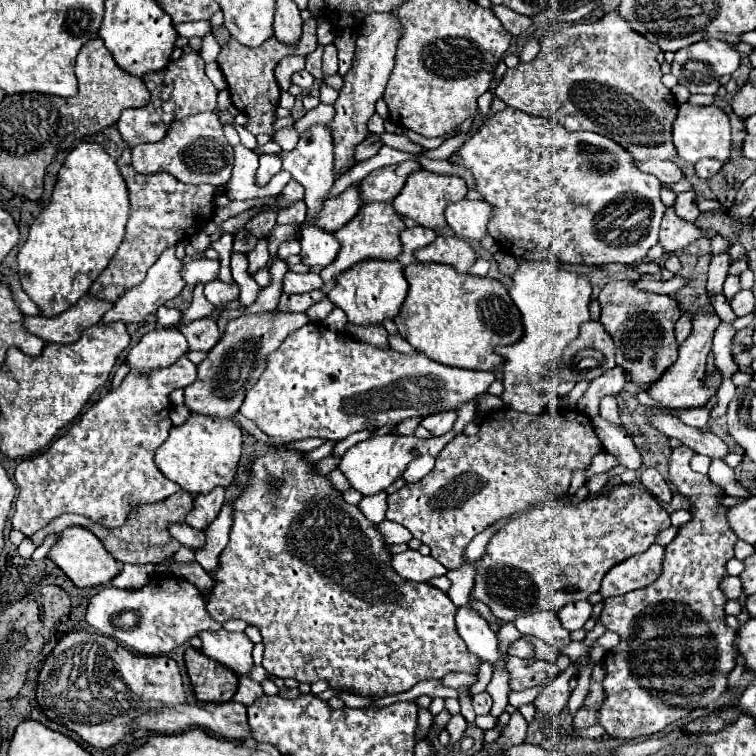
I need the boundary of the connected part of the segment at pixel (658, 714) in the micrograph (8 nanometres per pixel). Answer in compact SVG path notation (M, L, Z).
M679 446L669 458L669 480L675 490L691 500L693 522L681 526L675 540L667 546L667 556L663 562L663 576L641 590L613 596L603 600L601 622L607 630L621 636L621 644L605 654L603 664L607 666L607 676L603 680L605 702L599 712L599 724L607 730L611 738L635 740L663 732L671 724L685 720L691 712L711 708L727 692L727 676L737 664L739 648L735 642L737 632L725 622L725 602L727 596L721 590L721 580L727 576L727 560L735 556L735 534L727 524L727 508L721 506L721 488L715 486L707 476L697 474L689 468L689 460L695 452L687 446Z

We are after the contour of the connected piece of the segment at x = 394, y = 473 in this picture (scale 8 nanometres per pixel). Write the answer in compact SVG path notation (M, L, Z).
M447 432L445 436L439 436L439 438L425 438L425 440L419 440L415 436L393 436L393 434L385 434L385 436L371 436L369 440L365 442L359 442L355 444L353 448L349 448L345 452L345 456L341 458L339 462L339 470L343 472L343 476L349 480L351 488L361 492L363 496L373 496L373 494L379 494L383 492L387 486L391 486L395 480L399 480L407 468L407 464L421 456L421 454L431 454L431 456L437 456L445 446L447 442L451 442L451 438L457 436L457 432Z

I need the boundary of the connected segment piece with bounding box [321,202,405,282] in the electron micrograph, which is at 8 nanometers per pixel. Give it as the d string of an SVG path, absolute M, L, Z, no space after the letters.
M365 202L357 216L345 224L343 228L339 228L339 232L335 232L335 238L341 244L339 256L335 258L335 262L331 266L327 266L321 272L323 282L335 282L335 278L347 270L349 266L367 260L367 258L379 258L379 260L397 260L399 252L401 252L401 242L399 242L399 234L405 230L405 222L401 220L401 216L395 212L391 202Z

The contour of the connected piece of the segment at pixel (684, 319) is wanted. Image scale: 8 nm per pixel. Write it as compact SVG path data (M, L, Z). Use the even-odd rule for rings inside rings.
M685 312L685 314L677 320L677 326L675 326L675 338L677 338L677 344L683 344L685 336L691 334L691 318L693 318L693 314L691 314L691 312Z

